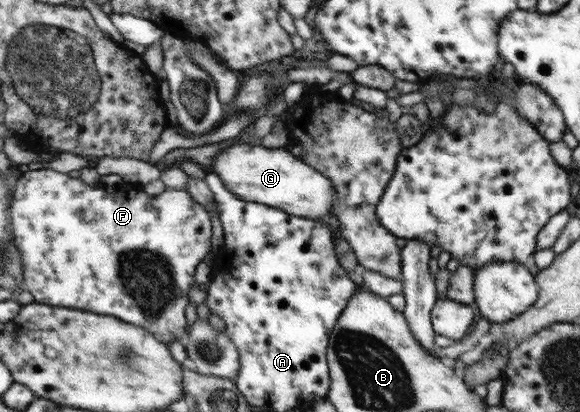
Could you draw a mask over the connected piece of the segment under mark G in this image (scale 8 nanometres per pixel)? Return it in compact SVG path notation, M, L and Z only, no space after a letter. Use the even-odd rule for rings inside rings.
M236 141L214 157L212 166L212 172L241 200L271 205L291 216L319 221L333 212L334 200L338 198L334 183L327 175L323 176L313 165L295 158L283 147L269 150L249 142Z

